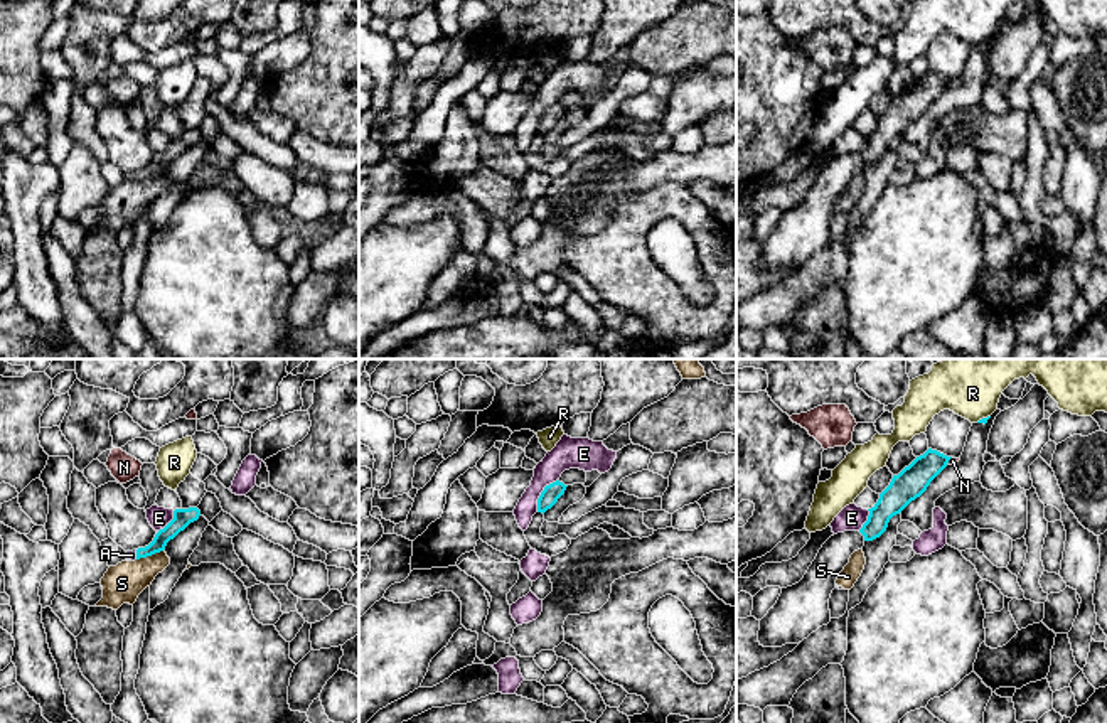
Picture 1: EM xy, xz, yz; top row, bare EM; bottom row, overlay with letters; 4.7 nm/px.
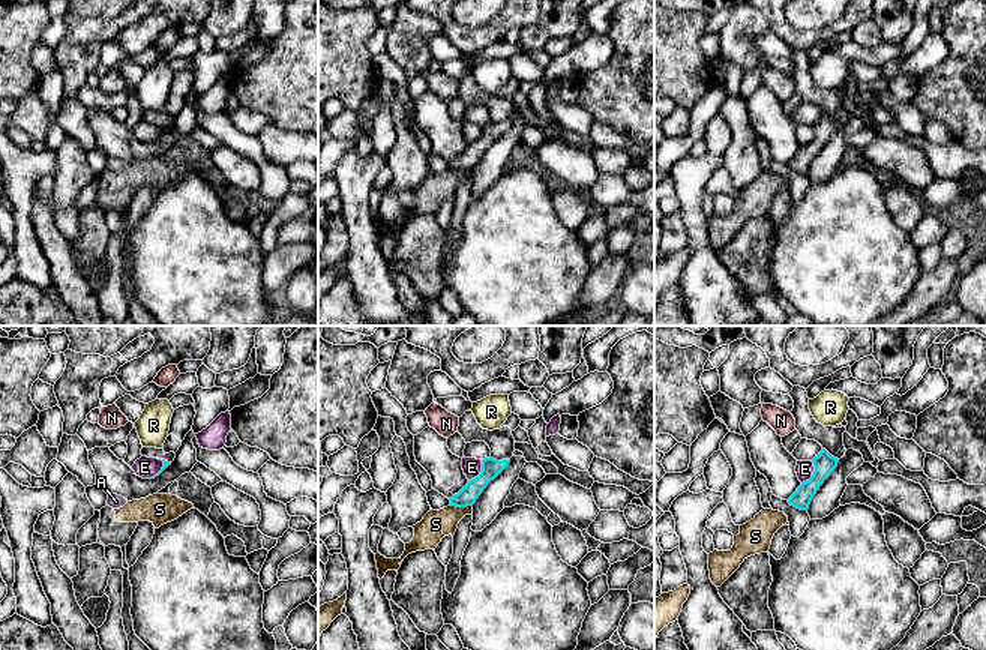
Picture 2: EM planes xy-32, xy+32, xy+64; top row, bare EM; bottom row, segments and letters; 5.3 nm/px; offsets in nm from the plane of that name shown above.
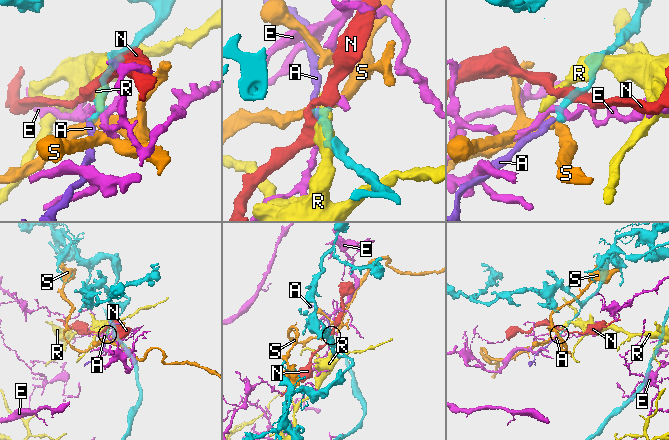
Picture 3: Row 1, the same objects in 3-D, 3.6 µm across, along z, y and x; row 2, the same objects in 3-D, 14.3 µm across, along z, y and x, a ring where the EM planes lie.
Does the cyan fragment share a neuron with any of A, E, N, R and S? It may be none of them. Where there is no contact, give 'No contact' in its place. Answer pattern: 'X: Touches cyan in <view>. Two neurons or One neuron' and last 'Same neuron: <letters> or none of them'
A: Touches cyan in xy. One neuron
E: Touches cyan in xz. Two neurons
N: Touches cyan in yz. Two neurons
R: Touches cyan in yz. Two neurons
S: Touches cyan in xy. Two neurons
Same neuron: A

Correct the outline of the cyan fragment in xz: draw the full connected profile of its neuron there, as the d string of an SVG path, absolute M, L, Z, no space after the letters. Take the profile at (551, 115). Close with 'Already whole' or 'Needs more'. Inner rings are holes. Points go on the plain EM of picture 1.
M559 103L546 108L537 121L537 135L544 137L548 131L551 131L558 125L558 121L564 116L566 110L568 108L564 108Z. Already whole

